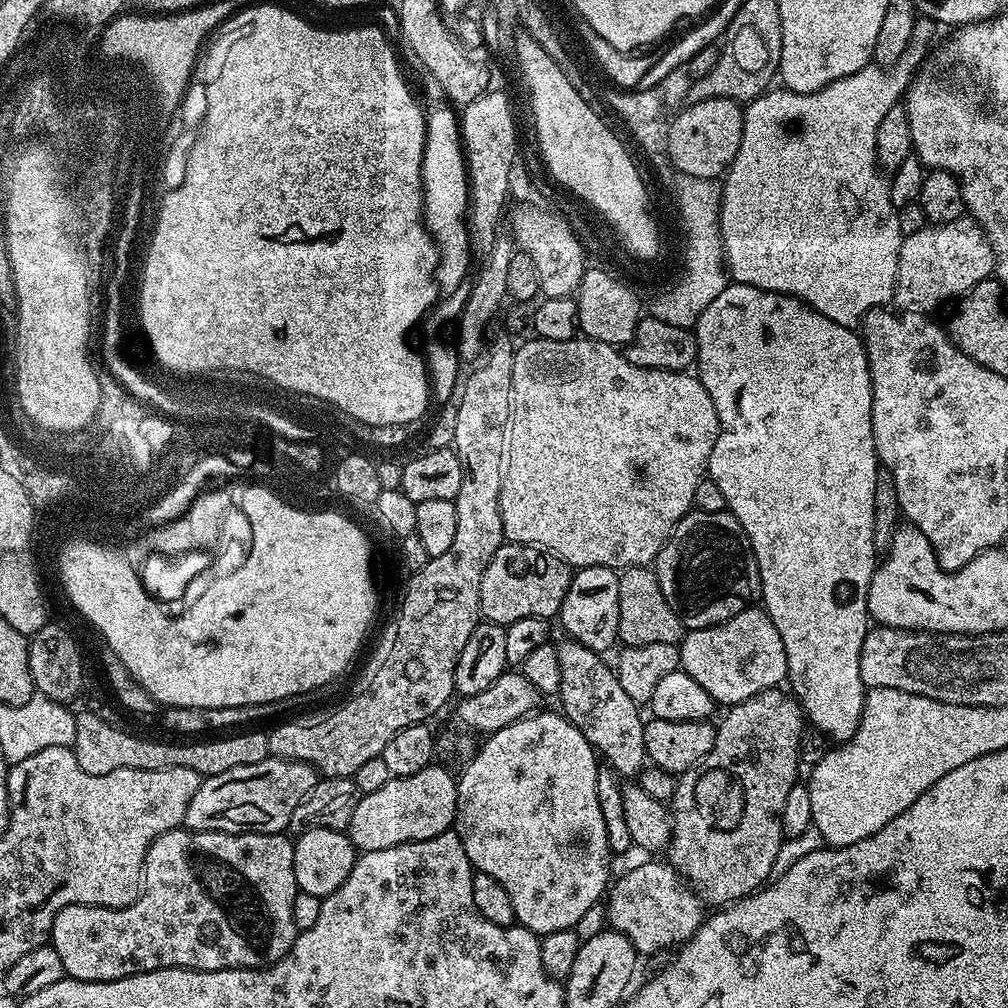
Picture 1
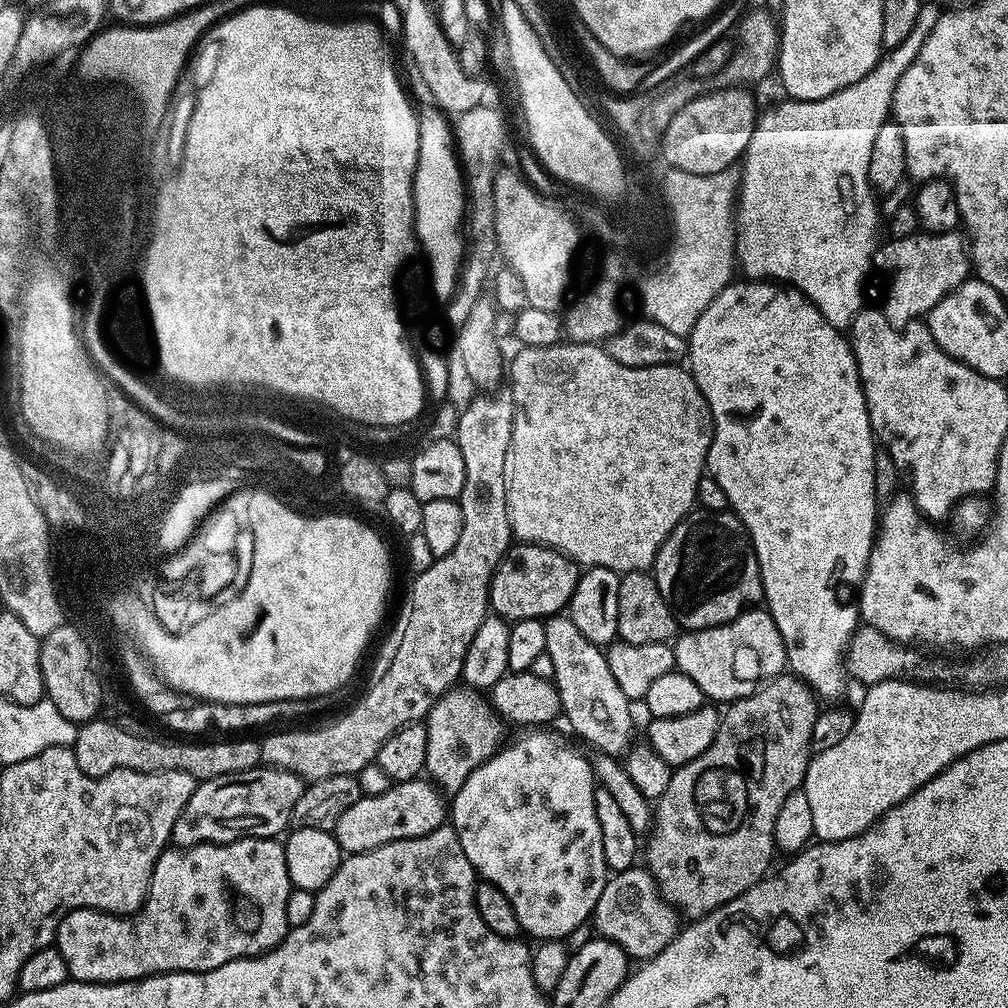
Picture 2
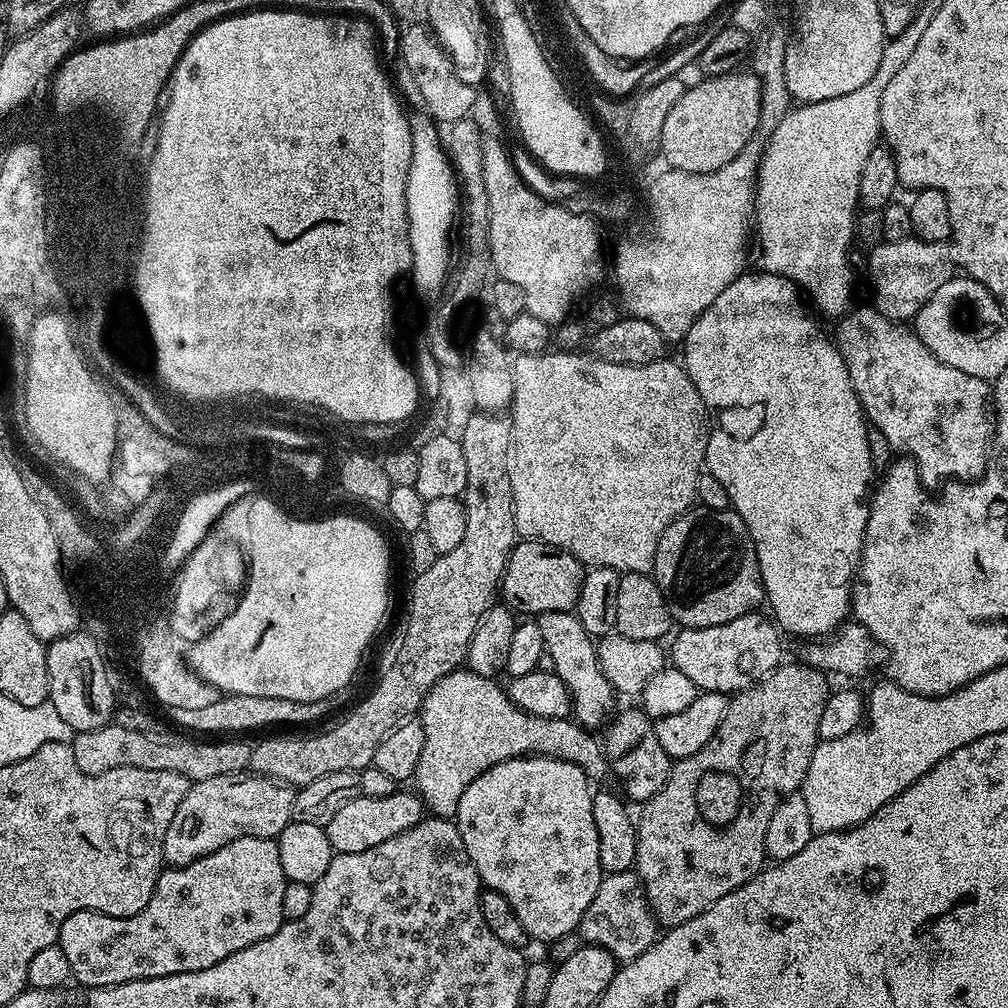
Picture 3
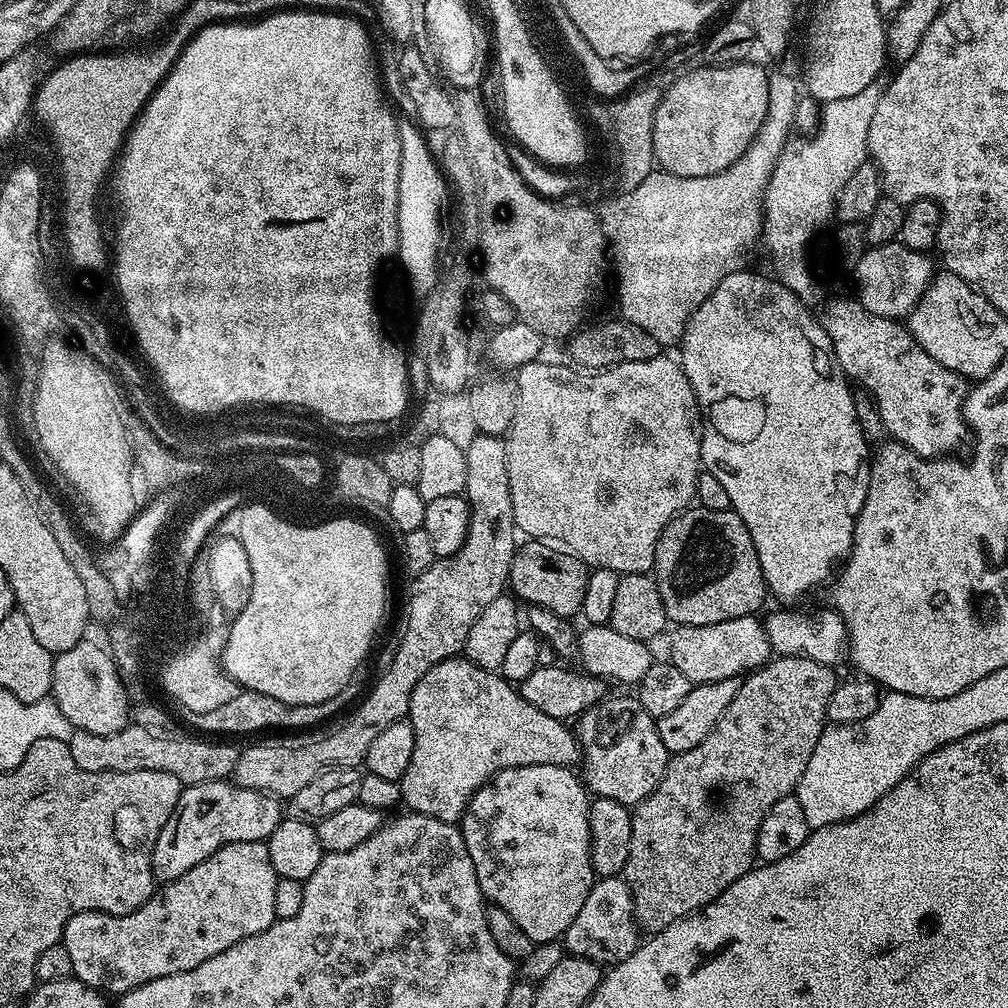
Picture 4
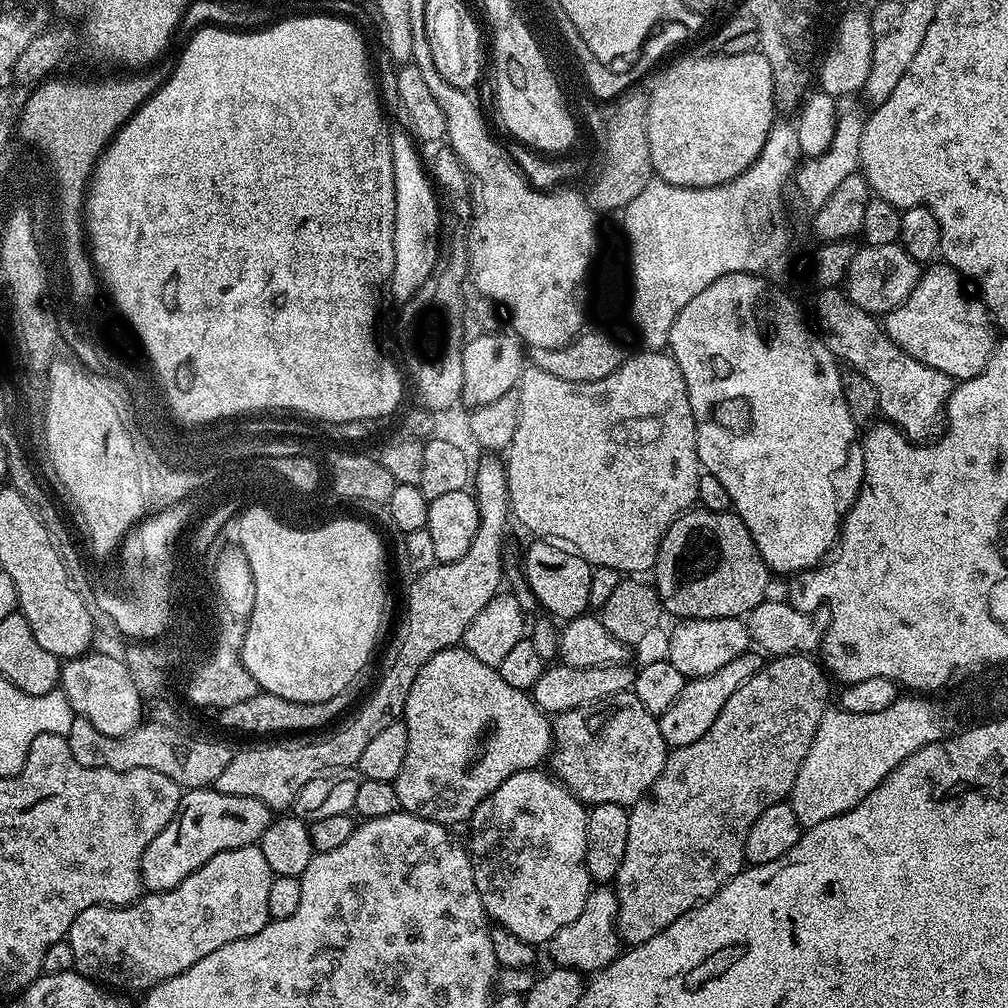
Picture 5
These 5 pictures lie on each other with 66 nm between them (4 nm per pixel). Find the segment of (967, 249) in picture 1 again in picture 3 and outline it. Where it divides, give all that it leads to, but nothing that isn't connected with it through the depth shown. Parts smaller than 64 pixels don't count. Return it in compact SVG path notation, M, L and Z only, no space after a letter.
M909 238L889 240L868 256L868 280L872 283L871 303L886 317L897 322L912 322L922 306L954 274L954 253L947 243L935 244Z

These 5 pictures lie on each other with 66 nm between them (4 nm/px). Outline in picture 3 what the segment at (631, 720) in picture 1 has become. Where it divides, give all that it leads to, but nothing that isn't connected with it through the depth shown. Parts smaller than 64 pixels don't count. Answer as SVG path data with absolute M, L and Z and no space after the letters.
M544 612L541 616L535 617L535 622L542 634L544 652L550 654L554 662L556 676L562 678L562 682L572 694L572 710L576 723L589 730L597 730L596 728L600 727L603 729L613 715L612 707L615 706L616 700L618 701L618 696L606 674L602 674L594 637L588 633L586 626L582 626L575 614Z

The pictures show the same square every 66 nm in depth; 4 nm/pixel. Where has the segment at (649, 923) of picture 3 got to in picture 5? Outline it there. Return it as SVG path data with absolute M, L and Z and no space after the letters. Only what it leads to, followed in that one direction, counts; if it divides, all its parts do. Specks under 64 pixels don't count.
M608 886L593 887L586 898L586 906L582 906L582 914L578 914L570 926L562 926L562 930L558 930L558 934L548 941L546 948L552 951L551 963L562 968L572 968L581 974L595 974L610 966L610 962L617 960L622 951L620 934L616 931L617 914L615 891Z

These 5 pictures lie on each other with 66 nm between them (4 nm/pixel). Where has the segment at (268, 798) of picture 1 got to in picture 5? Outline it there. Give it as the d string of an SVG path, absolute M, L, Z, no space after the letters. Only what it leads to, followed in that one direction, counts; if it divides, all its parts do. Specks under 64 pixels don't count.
M212 786L185 791L178 802L178 810L174 814L174 818L170 818L170 822L166 822L166 826L157 834L154 842L150 842L150 846L146 846L146 854L142 854L141 885L152 894L177 888L185 878L194 874L194 870L198 870L203 864L210 862L210 858L214 858L214 854L222 854L226 850L234 850L247 844L256 844L266 830L266 826L272 823L273 819L272 809L267 808L258 798L222 794Z

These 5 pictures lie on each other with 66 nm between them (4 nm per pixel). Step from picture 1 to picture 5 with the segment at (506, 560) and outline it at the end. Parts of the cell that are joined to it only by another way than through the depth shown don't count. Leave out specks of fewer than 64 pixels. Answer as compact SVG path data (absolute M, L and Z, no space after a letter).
M536 538L524 552L522 577L533 591L539 607L549 617L560 622L583 616L590 608L590 578L593 565L589 564L579 552L569 550L563 543L551 538Z

